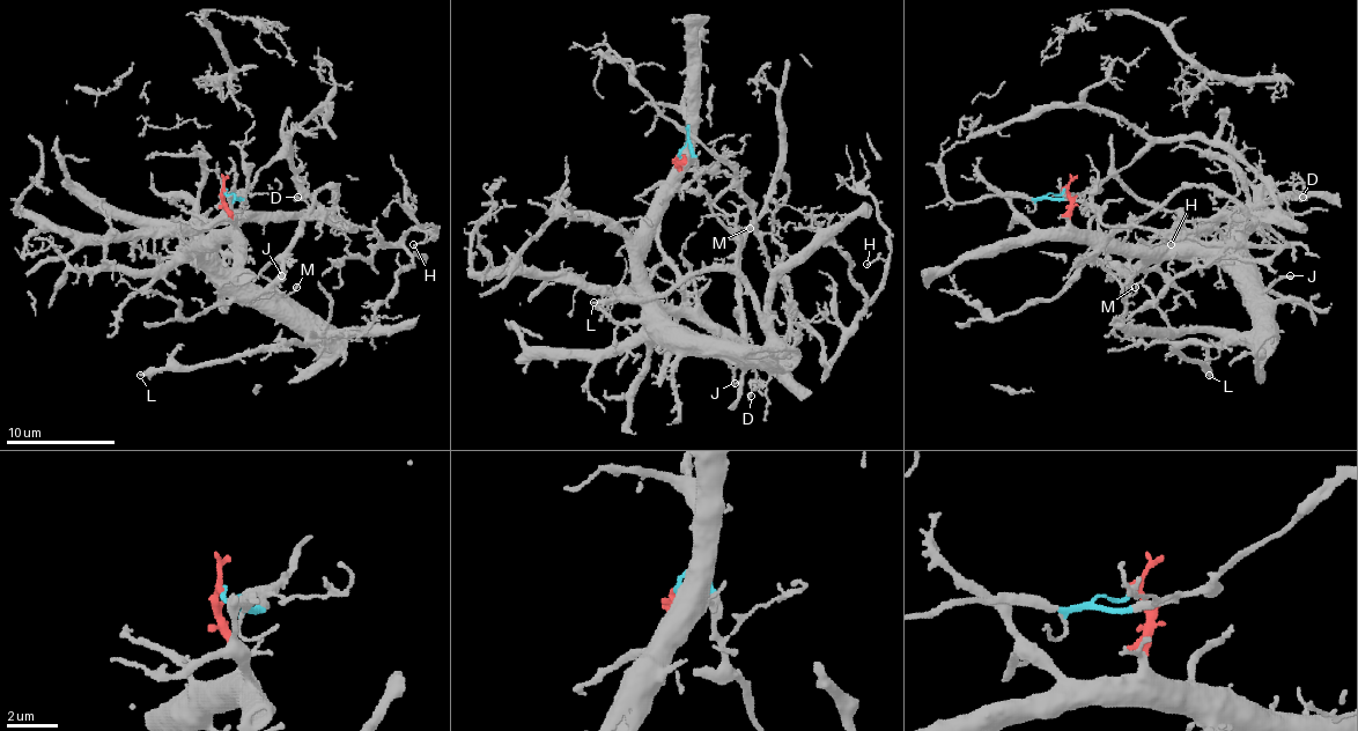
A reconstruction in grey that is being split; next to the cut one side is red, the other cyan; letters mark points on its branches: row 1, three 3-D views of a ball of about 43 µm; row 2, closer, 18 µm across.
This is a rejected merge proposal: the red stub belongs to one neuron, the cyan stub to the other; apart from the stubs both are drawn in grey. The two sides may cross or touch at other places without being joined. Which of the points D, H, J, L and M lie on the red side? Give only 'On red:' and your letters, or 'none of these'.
On red: J, L

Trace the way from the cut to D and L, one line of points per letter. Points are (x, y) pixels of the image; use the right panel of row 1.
D: (1062, 191), (1052, 199), (1084, 197), (1152, 145), (1220, 139), (1279, 213), (1301, 197)
L: (1062, 191), (1074, 226), (1130, 248), (1212, 253), (1245, 286), (1247, 336), (1176, 352), (1209, 376)

